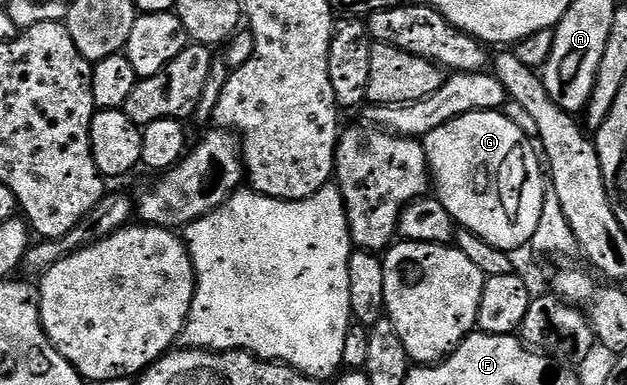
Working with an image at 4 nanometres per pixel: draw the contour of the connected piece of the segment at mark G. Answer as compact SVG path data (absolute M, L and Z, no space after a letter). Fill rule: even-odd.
M487 110L458 116L442 124L442 128L434 128L434 132L424 137L422 145L428 157L435 197L440 199L452 219L463 229L476 234L486 244L498 250L515 252L519 246L527 247L531 243L538 228L546 193L546 170L534 142L532 147L532 142L524 135L523 128L506 115L507 113L499 110Z

